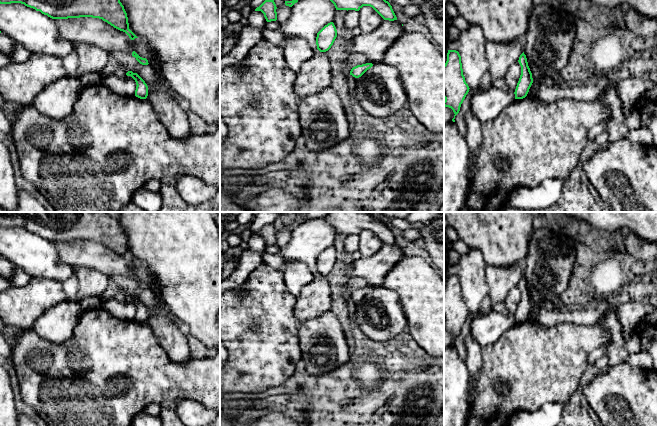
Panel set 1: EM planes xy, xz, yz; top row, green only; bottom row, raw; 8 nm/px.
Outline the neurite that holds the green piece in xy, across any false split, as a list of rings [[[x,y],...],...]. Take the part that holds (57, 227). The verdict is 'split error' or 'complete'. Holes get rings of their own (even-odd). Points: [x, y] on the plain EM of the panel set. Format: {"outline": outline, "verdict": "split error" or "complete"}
{"outline": [[[0,212],[0,228],[21,227],[52,243],[99,242],[125,256],[131,264],[138,262],[130,253],[127,237],[117,218],[107,212]]], "verdict": "complete"}

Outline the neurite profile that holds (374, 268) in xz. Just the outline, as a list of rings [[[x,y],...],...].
[[[383,244],[380,250],[371,256],[362,256],[346,268],[348,278],[363,278],[373,287],[381,286],[385,276],[404,258],[402,247]]]

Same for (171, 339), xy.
[[[163,318],[148,319],[146,324],[152,329],[156,340],[174,362],[186,363],[193,355],[189,349],[187,336],[178,325],[171,326]]]

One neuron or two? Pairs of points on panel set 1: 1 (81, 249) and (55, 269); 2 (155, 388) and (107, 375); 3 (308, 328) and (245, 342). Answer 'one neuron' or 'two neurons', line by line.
1: two neurons
2: one neuron
3: two neurons

